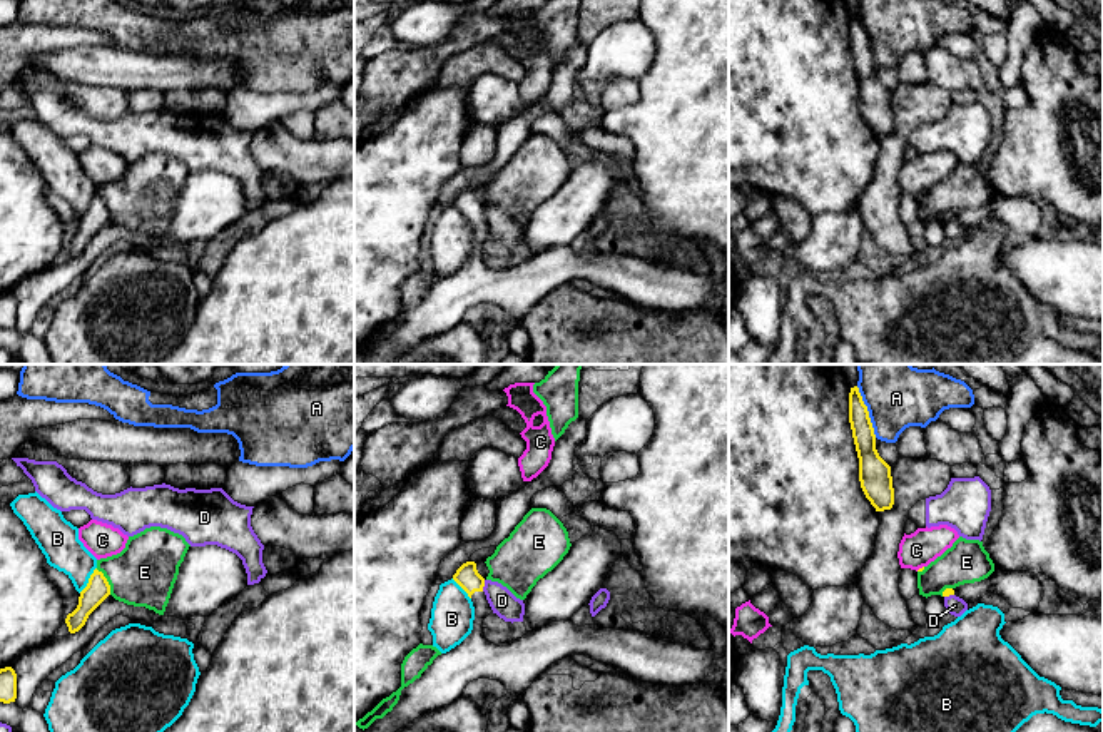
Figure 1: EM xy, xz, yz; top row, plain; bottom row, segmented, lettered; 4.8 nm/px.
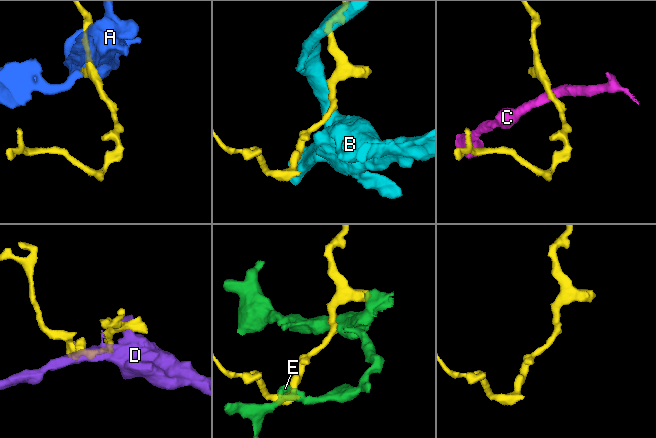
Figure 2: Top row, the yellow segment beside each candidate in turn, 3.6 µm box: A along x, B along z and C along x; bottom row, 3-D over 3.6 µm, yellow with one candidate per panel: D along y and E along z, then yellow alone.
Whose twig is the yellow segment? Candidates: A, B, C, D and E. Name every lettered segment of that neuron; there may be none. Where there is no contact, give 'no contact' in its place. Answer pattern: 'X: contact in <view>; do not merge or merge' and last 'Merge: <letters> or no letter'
A: contact in yz; do not merge
B: contact in xy; do not merge
C: contact in yz; do not merge
D: contact in xz; do not merge
E: contact in xy; do not merge
Merge: no letter

